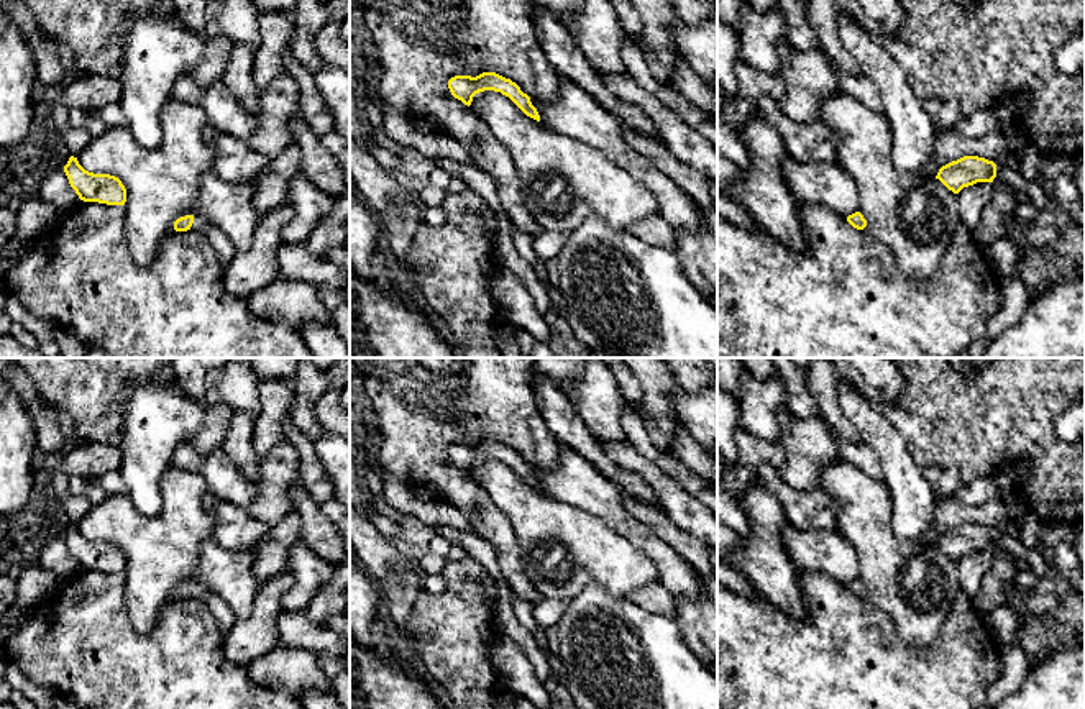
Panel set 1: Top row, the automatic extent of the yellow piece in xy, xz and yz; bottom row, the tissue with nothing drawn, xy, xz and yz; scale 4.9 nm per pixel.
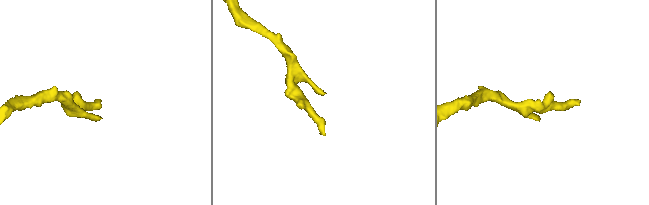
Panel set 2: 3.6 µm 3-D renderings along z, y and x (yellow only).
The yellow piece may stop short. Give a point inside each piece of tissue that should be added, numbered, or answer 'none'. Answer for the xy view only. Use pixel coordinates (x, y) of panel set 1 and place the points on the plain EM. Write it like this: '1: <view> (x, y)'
1: xy (225, 617)

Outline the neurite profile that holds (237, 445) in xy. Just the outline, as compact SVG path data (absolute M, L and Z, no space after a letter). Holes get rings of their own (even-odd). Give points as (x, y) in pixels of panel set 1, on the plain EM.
M233 410L220 450L251 481L258 479L258 453L253 446L253 428L256 415L246 410Z

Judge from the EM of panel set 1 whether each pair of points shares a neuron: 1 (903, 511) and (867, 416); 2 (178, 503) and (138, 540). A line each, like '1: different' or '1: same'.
1: same
2: same

